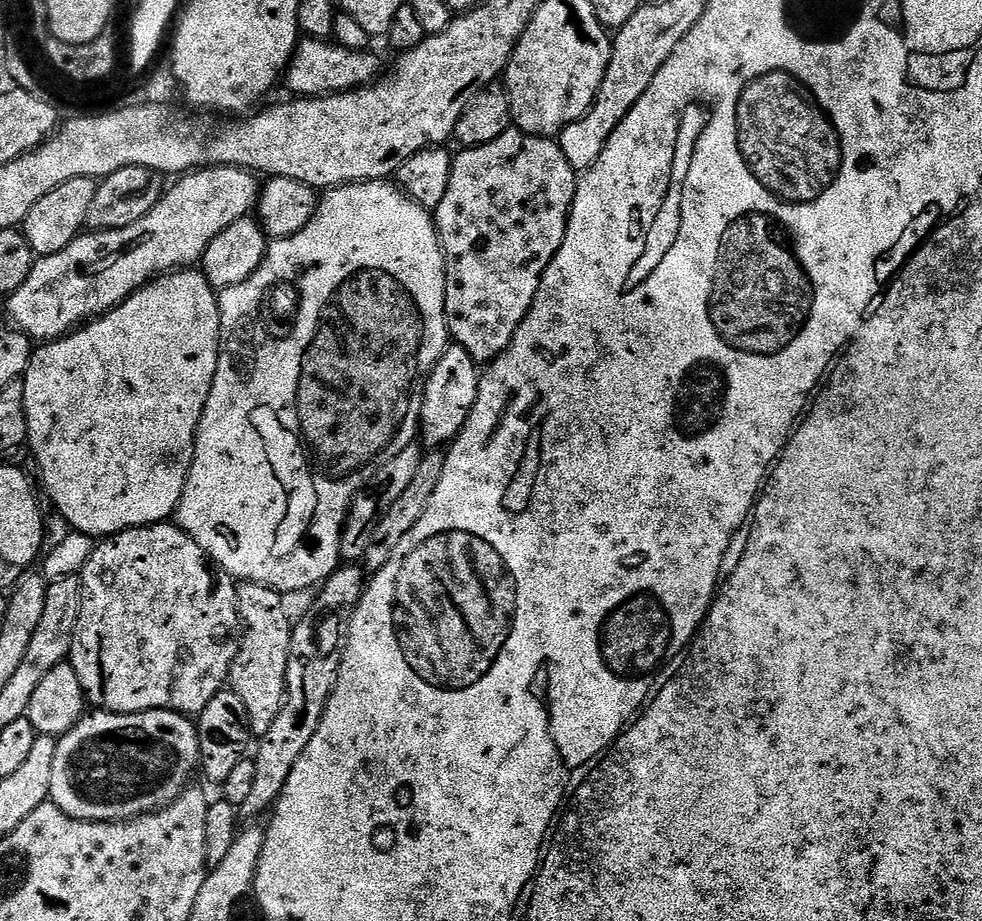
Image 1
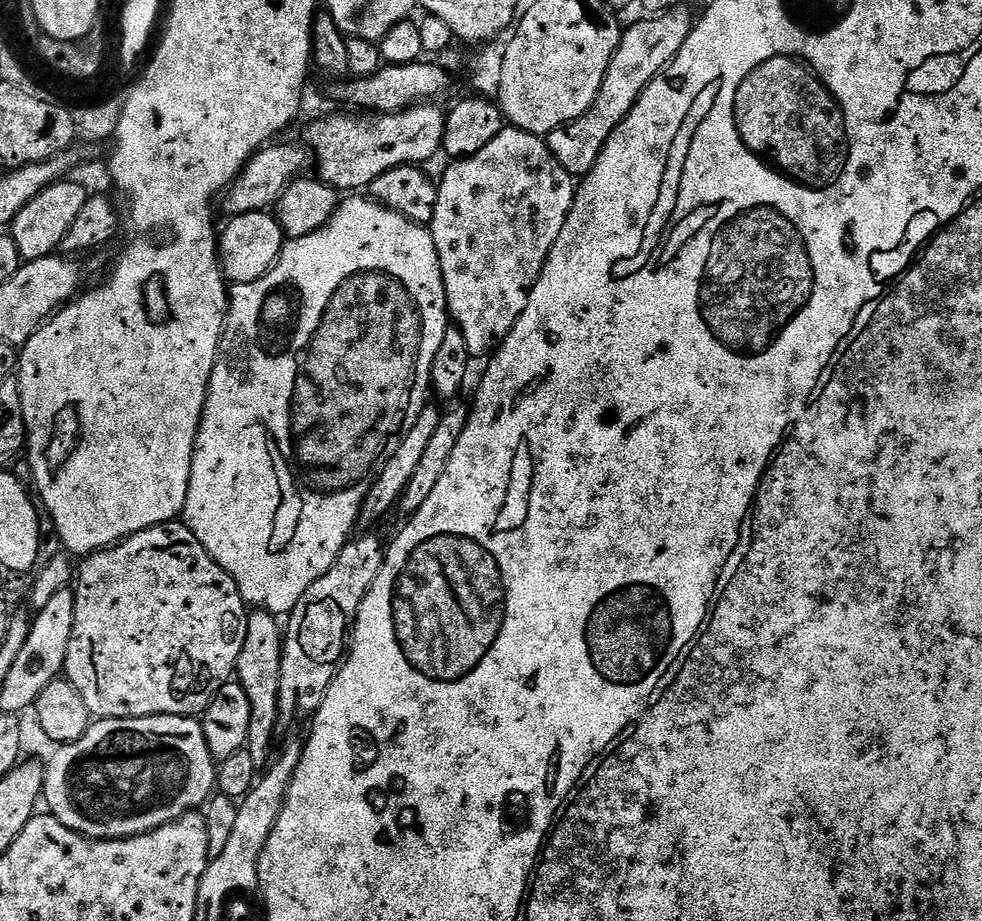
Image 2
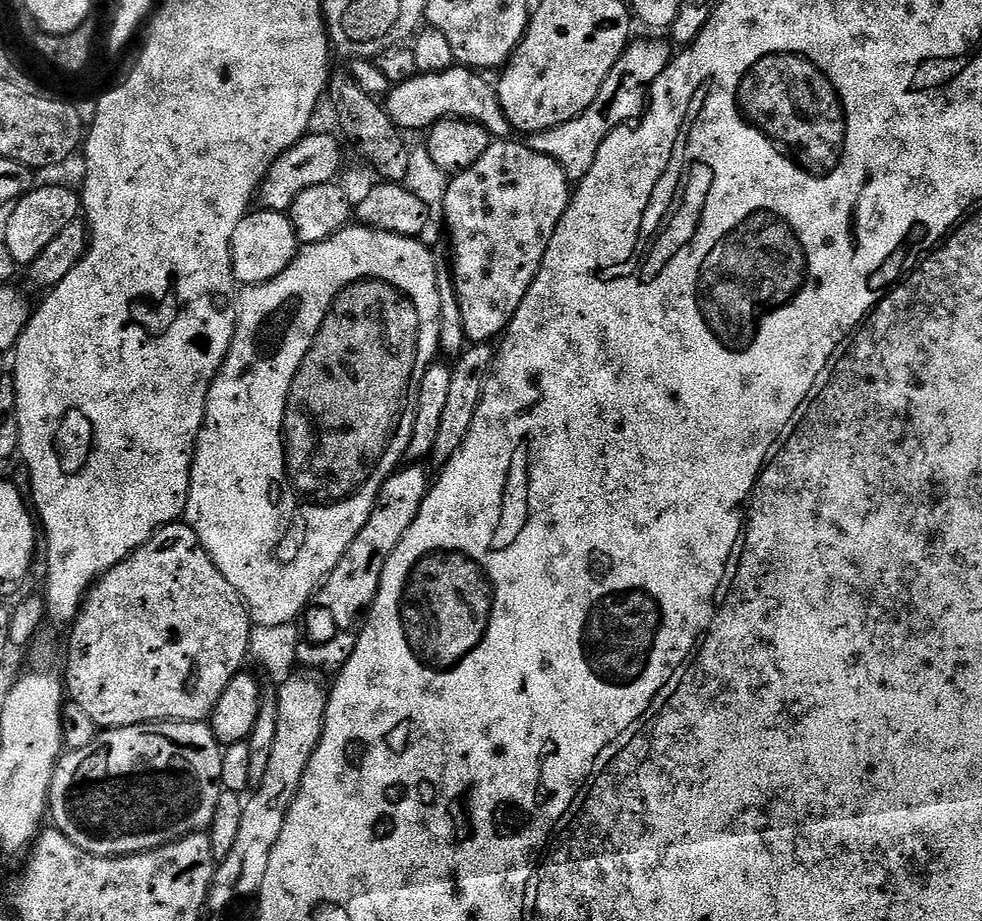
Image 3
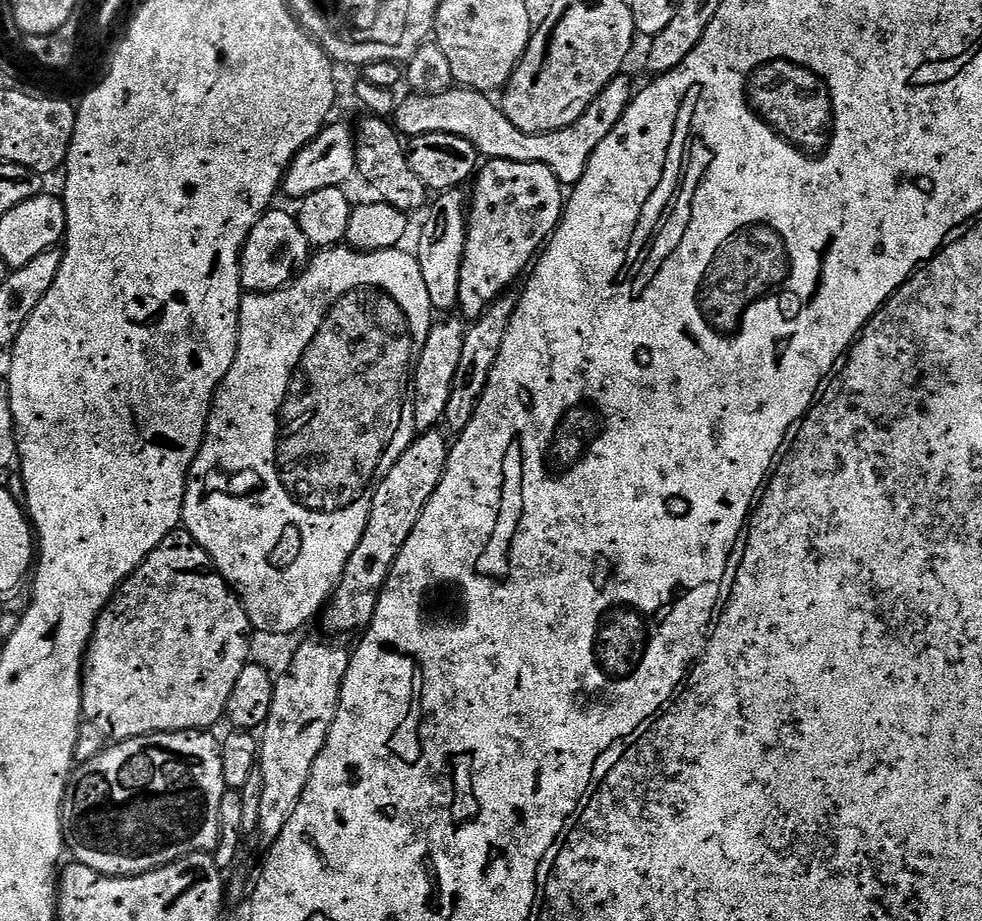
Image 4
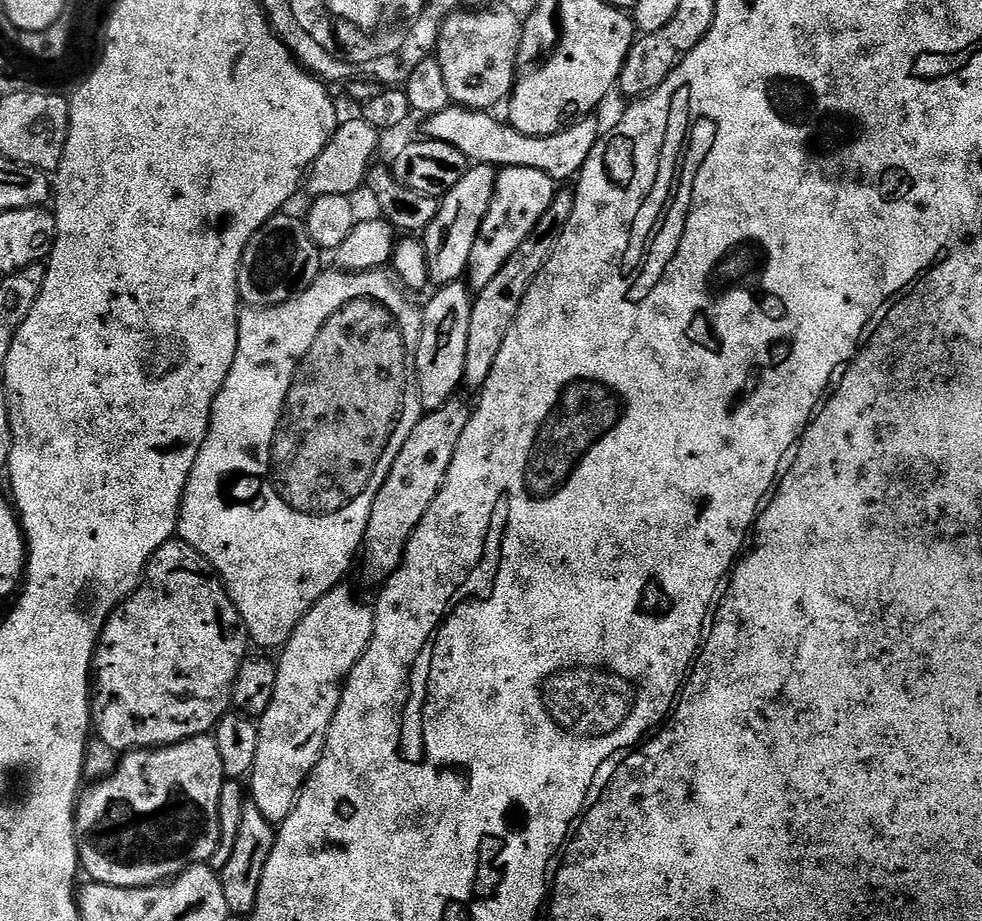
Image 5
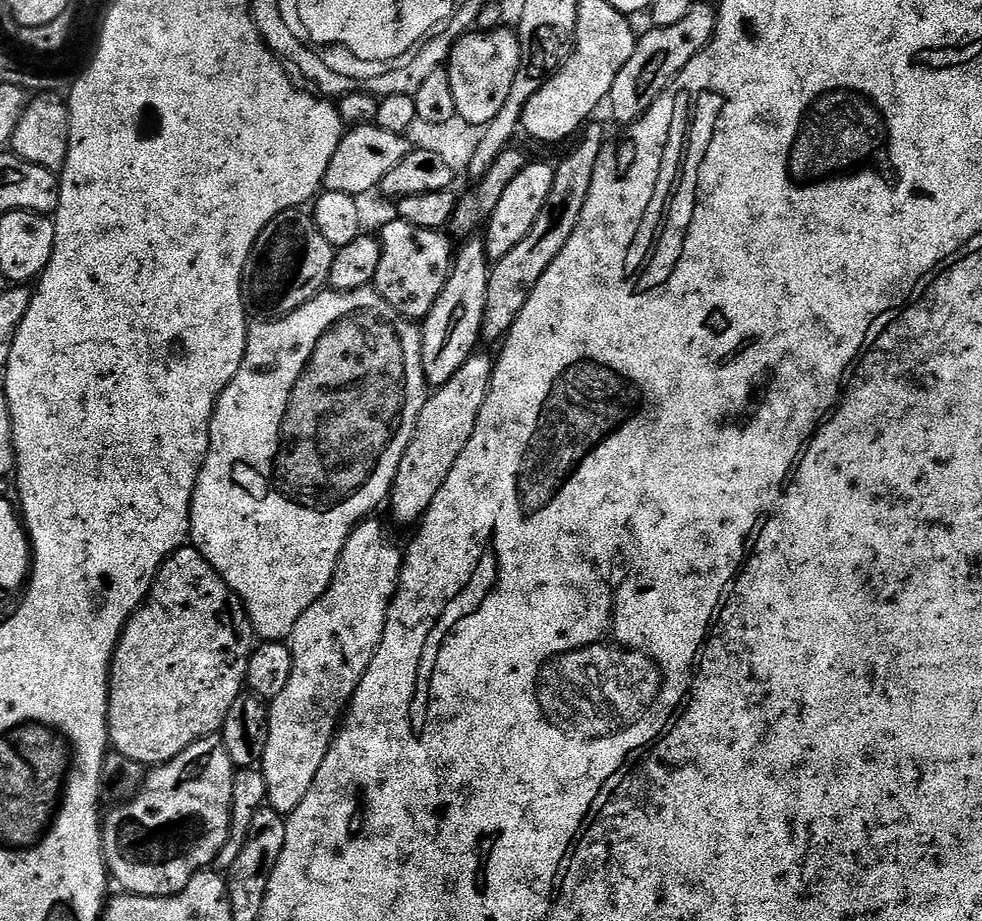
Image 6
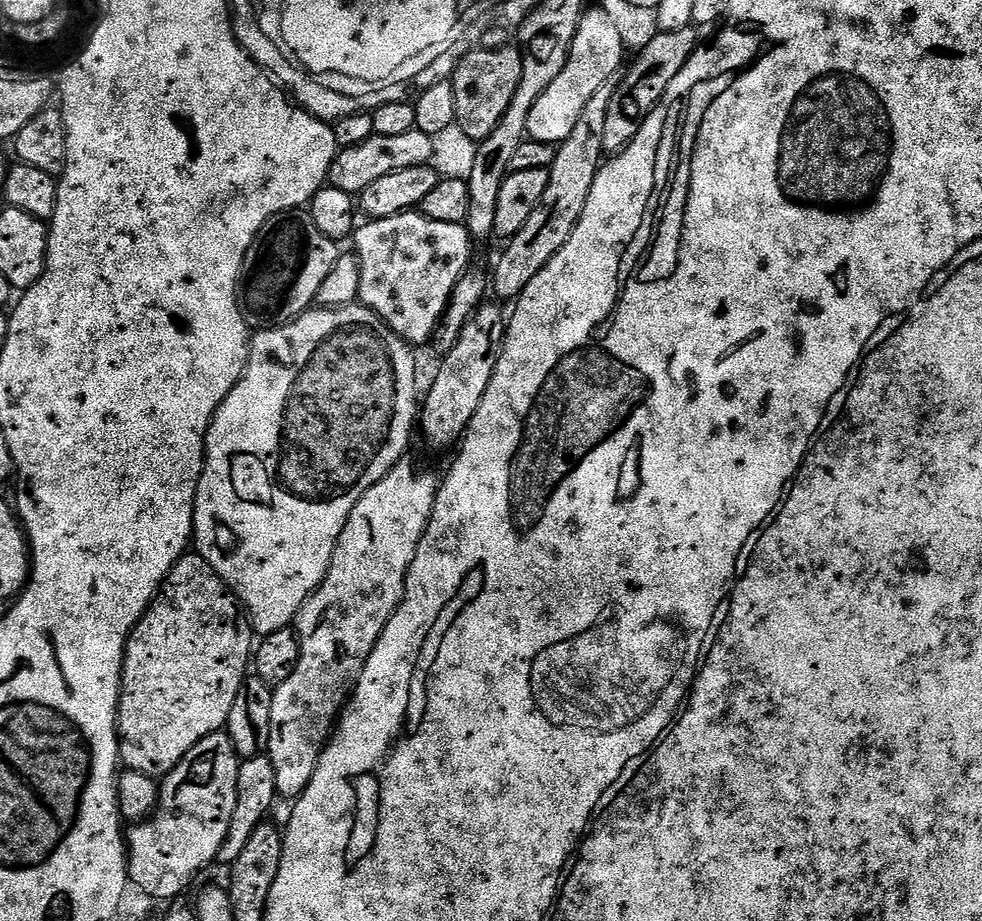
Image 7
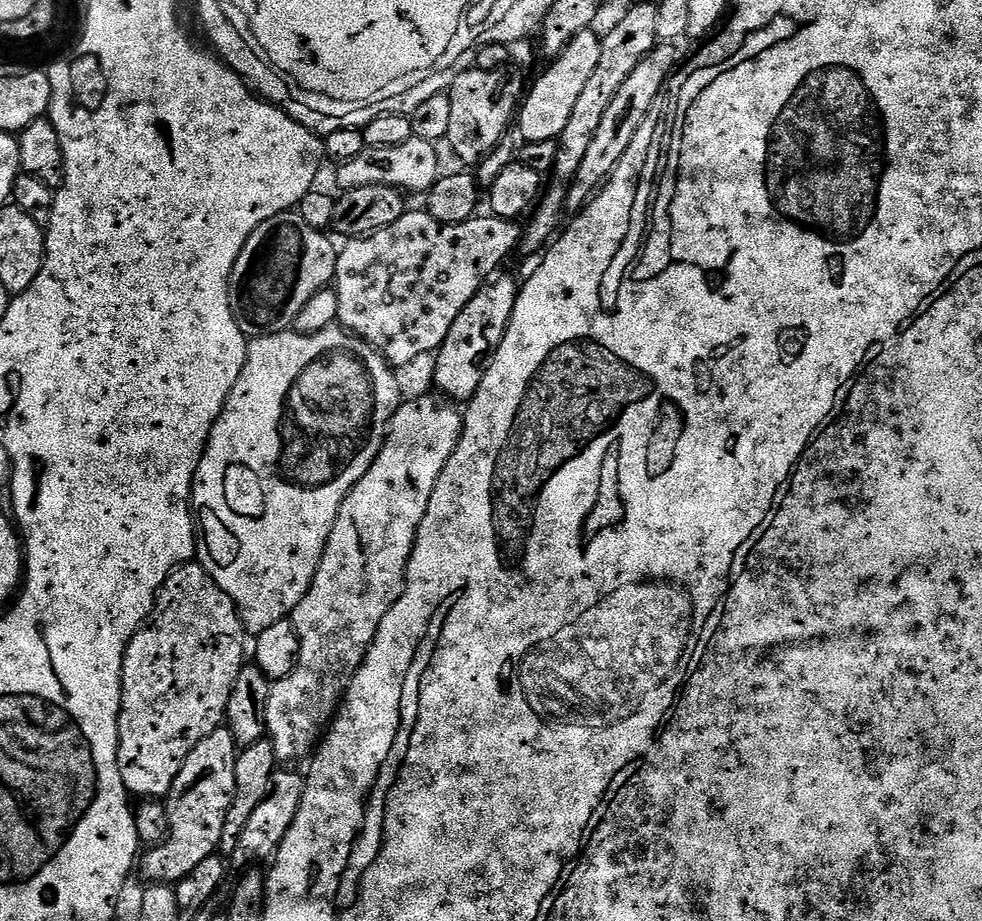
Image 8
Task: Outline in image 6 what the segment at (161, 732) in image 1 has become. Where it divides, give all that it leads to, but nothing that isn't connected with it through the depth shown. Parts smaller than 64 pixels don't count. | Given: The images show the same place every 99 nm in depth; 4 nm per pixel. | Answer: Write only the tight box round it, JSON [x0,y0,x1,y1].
[100,735,234,896]

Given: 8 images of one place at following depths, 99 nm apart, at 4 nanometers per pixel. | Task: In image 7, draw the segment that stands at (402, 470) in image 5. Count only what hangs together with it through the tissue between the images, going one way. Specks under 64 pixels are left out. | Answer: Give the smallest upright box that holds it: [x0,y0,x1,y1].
[418,302,506,448]

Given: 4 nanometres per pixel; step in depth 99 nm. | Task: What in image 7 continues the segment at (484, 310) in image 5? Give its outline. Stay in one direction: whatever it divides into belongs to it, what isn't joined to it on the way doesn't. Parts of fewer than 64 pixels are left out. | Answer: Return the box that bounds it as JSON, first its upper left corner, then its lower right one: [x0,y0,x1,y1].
[490,83,615,302]

